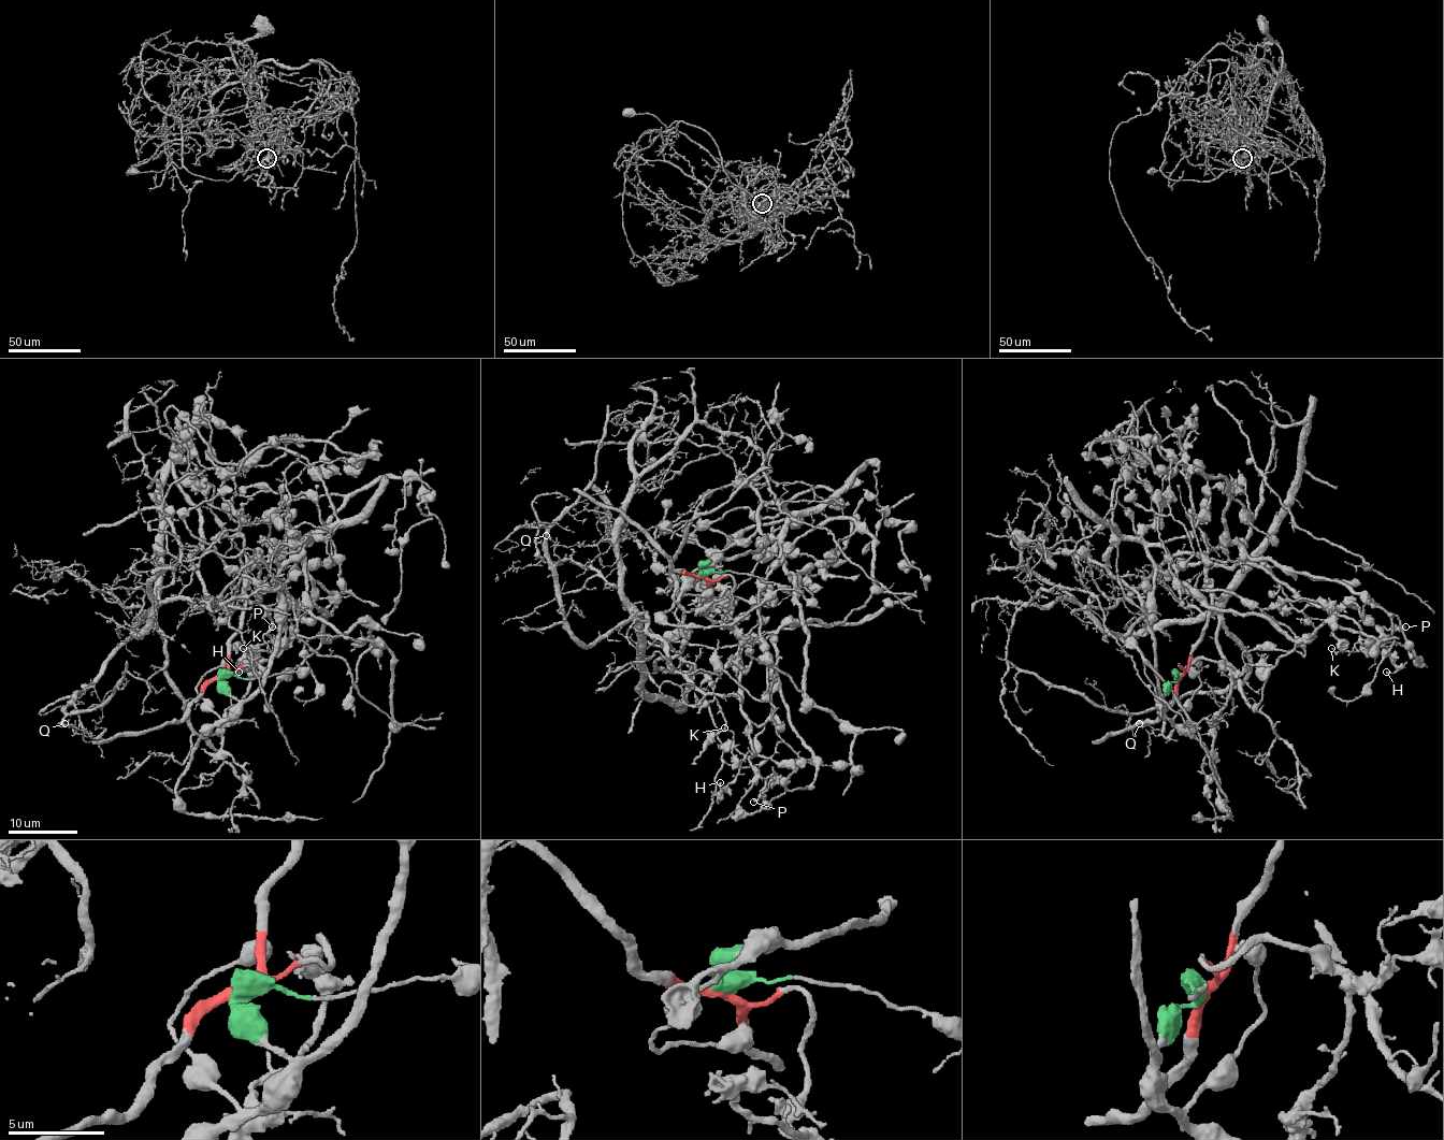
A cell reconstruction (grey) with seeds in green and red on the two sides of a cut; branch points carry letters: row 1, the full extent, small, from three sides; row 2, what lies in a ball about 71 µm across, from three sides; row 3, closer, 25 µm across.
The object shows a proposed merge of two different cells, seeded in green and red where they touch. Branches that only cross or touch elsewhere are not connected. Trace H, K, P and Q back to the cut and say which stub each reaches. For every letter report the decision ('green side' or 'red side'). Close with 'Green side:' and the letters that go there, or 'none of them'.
H: red side
K: red side
P: red side
Q: green side
Green side: Q

